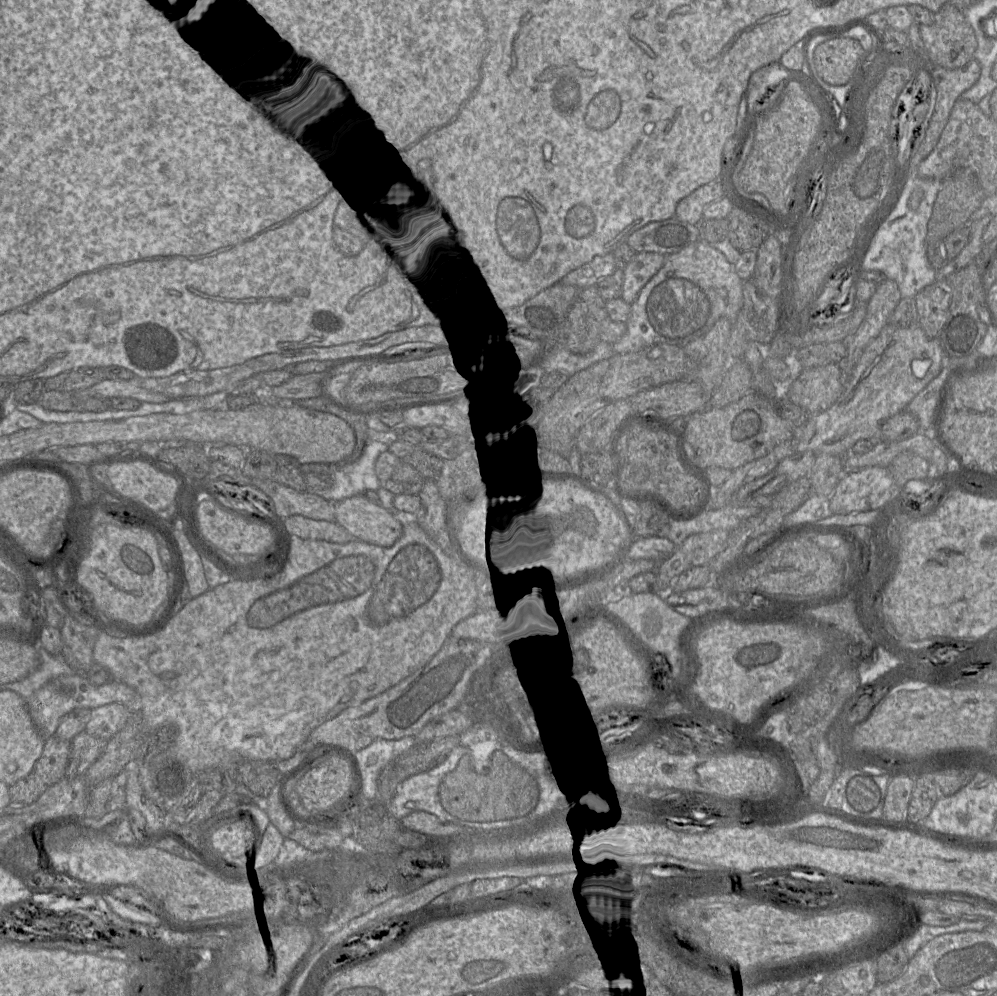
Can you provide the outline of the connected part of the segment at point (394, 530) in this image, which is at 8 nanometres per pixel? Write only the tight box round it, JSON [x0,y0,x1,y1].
[335,495,403,547]

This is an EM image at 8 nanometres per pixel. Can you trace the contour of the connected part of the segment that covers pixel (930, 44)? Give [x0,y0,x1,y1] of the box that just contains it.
[919,3,975,69]

